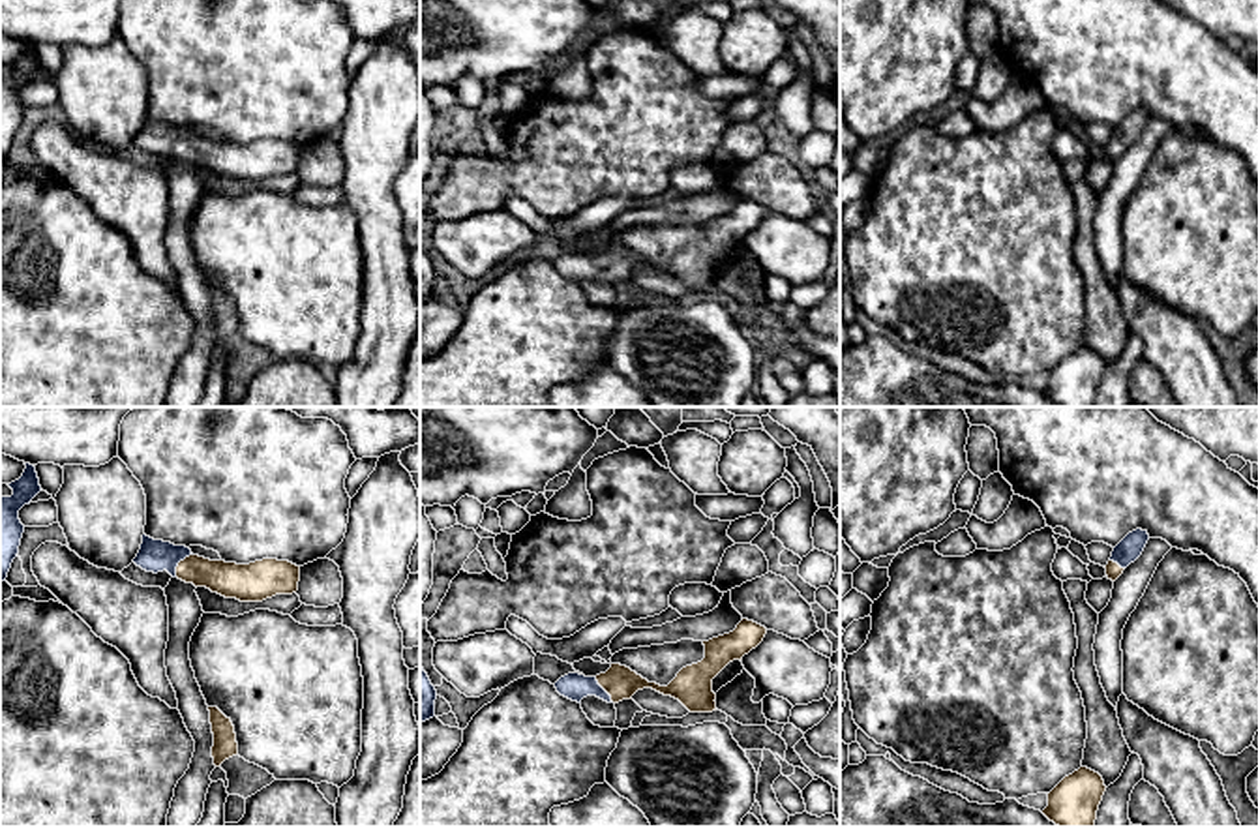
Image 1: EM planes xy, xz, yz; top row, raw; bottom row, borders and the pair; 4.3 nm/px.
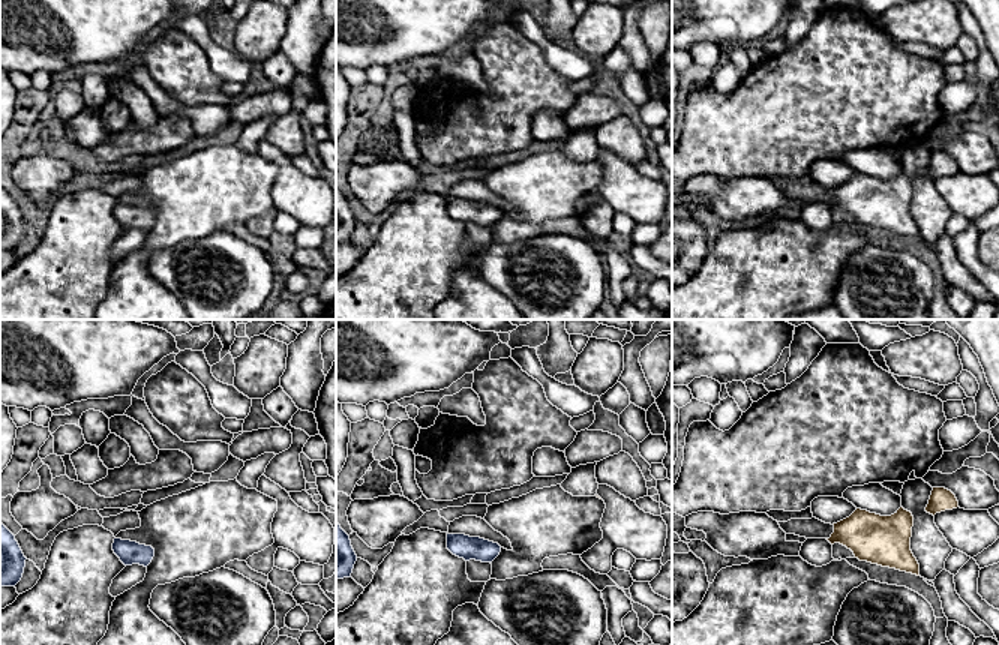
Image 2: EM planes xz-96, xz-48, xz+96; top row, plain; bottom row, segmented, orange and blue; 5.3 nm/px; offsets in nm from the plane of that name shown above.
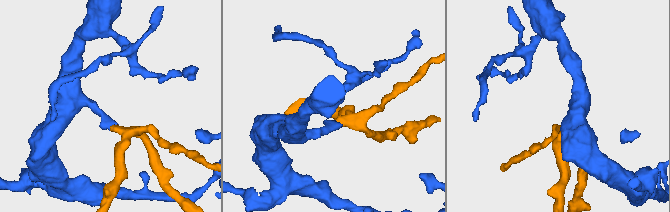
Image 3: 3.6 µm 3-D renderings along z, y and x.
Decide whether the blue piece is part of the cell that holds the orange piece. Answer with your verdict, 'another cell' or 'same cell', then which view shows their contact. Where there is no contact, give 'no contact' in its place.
same cell; meets orange in xy

